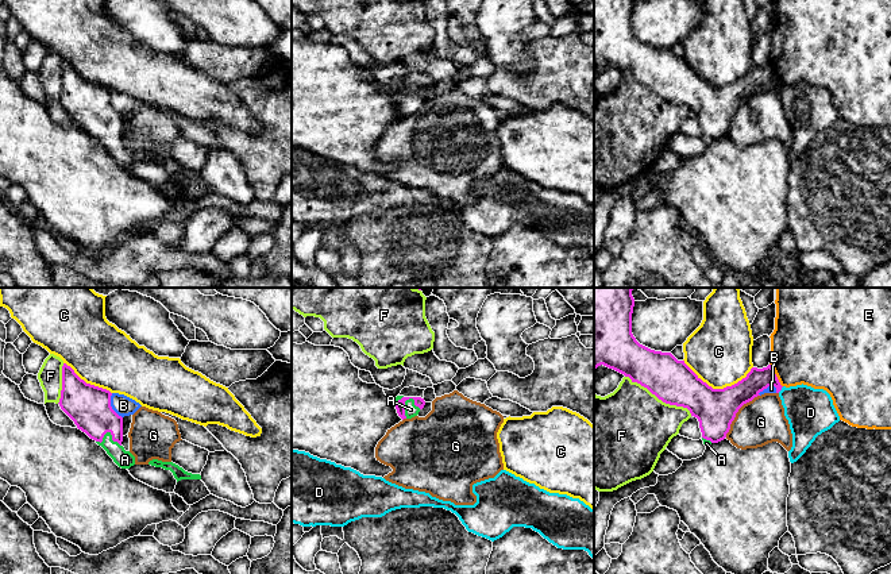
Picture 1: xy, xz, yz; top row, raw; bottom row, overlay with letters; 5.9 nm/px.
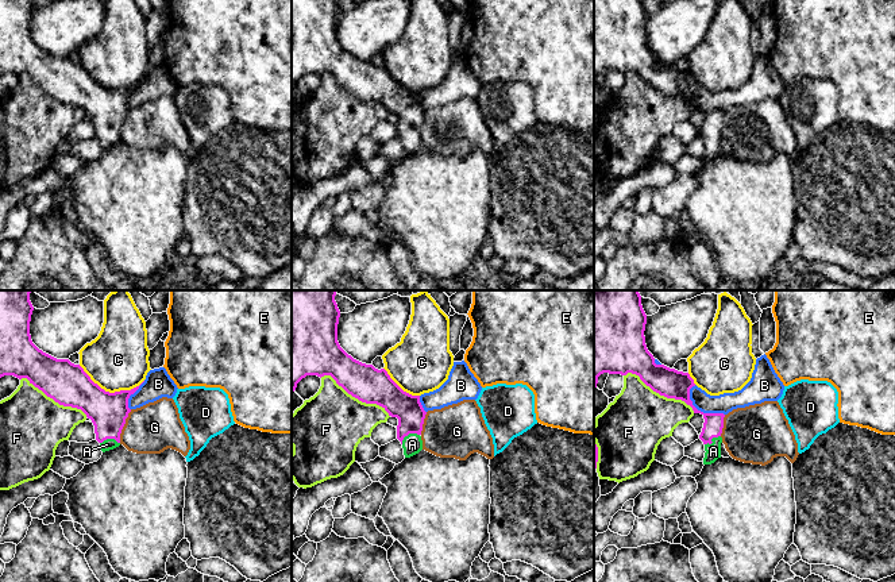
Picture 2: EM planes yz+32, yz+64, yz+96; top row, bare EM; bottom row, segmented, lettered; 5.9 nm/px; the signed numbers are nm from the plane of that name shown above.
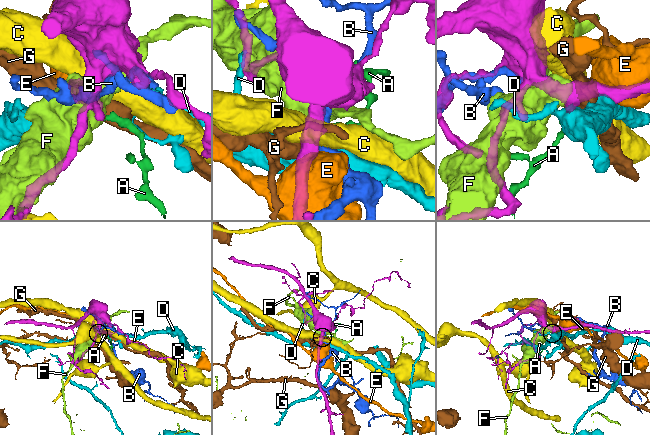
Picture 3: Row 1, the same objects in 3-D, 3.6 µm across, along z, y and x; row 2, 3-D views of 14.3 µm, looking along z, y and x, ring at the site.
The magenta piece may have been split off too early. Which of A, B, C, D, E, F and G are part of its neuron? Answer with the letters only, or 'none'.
A

